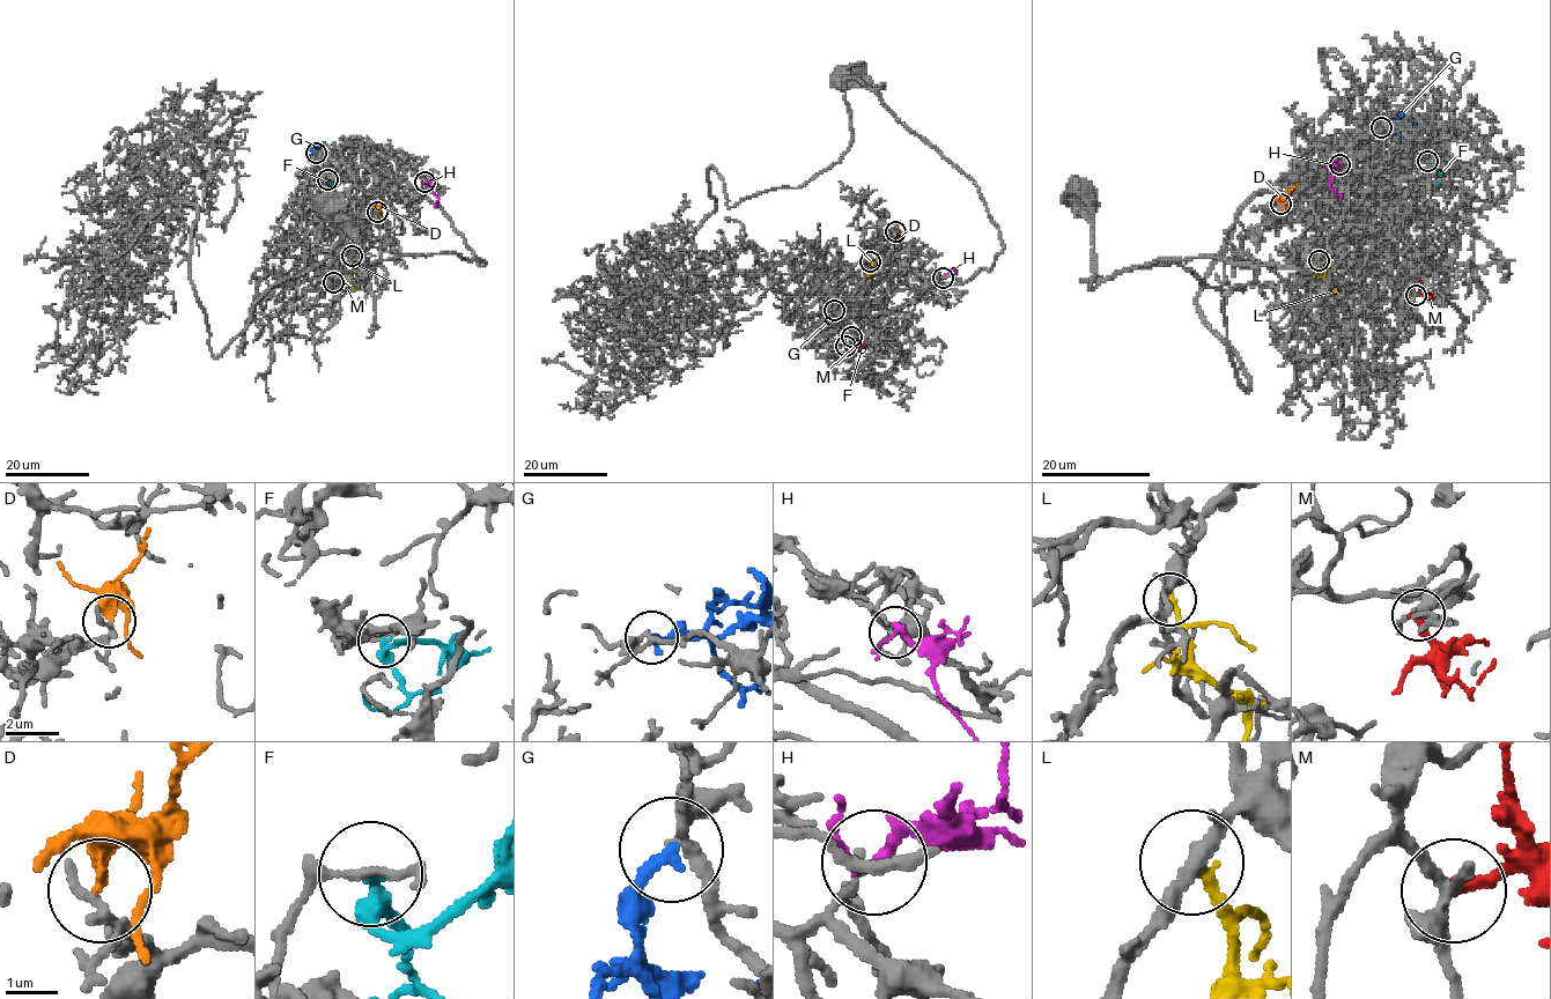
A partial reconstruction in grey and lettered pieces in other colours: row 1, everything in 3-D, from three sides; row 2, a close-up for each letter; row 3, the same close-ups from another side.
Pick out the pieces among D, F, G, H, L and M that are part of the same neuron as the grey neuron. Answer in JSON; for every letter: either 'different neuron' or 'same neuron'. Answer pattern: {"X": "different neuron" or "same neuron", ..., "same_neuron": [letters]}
{"D": "different neuron", "F": "different neuron", "G": "different neuron", "H": "different neuron", "L": "different neuron", "M": "different neuron", "same_neuron": []}

